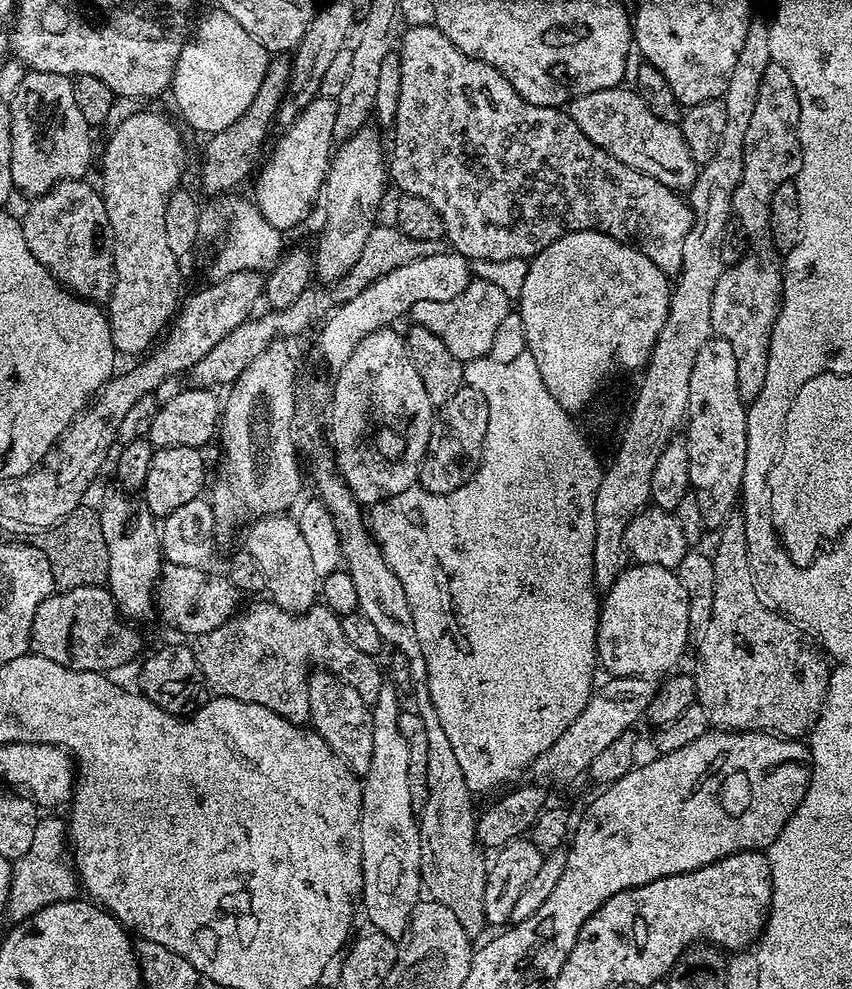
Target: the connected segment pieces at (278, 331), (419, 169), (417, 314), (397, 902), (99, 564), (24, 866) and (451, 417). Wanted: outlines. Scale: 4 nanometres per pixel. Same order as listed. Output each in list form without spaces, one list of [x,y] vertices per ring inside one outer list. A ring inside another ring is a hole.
[[[309,286],[295,304],[288,308],[268,310],[265,316],[257,315],[242,321],[237,328],[230,330],[230,334],[226,334],[226,338],[222,338],[222,342],[218,342],[218,346],[214,346],[214,350],[210,350],[210,354],[206,354],[206,358],[202,358],[202,362],[190,369],[190,376],[196,379],[193,380],[195,387],[216,390],[219,389],[219,384],[235,384],[242,370],[246,370],[246,366],[250,366],[250,362],[254,362],[254,358],[258,358],[258,354],[266,350],[266,346],[270,346],[277,338],[296,336],[299,332],[306,331],[323,308],[323,294],[315,292],[315,287]]]
[[[413,24],[405,27],[404,41],[398,45],[400,54],[400,65],[402,66],[402,110],[396,116],[392,144],[390,140],[390,155],[386,160],[386,172],[401,189],[405,196],[417,196],[426,198],[434,210],[438,210],[438,218],[442,218],[444,223],[444,236],[449,240],[451,251],[459,252],[474,260],[516,260],[519,258],[531,258],[537,256],[550,242],[565,236],[567,232],[581,232],[590,230],[591,232],[605,232],[607,236],[612,236],[615,240],[621,240],[623,244],[633,244],[658,270],[662,270],[669,278],[675,277],[680,271],[682,262],[682,242],[686,242],[686,234],[690,232],[692,225],[692,209],[689,208],[687,199],[679,191],[667,188],[662,182],[640,173],[630,166],[624,165],[617,158],[612,157],[604,149],[600,149],[578,128],[572,121],[567,111],[560,108],[547,108],[546,106],[534,106],[526,102],[506,82],[506,78],[494,66],[486,62],[476,60],[472,56],[467,56],[442,30],[431,24]]]
[[[469,279],[468,285],[456,298],[445,301],[419,301],[414,304],[410,316],[416,320],[419,327],[426,328],[438,334],[442,342],[462,362],[477,360],[480,356],[487,356],[492,351],[494,334],[502,324],[502,318],[510,311],[510,301],[506,294],[494,286],[494,282]]]
[[[392,682],[381,683],[378,690],[378,698],[372,703],[372,721],[374,722],[374,750],[370,753],[370,770],[362,778],[362,806],[360,807],[360,841],[362,842],[362,912],[368,915],[368,920],[375,931],[386,934],[390,939],[400,942],[404,939],[404,931],[408,929],[408,923],[412,920],[412,911],[414,906],[419,904],[422,899],[422,881],[420,878],[420,859],[422,858],[422,846],[420,845],[420,825],[418,823],[418,812],[414,807],[412,809],[412,776],[414,771],[412,762],[412,751],[406,742],[406,738],[402,738],[402,730],[400,729],[400,713],[402,705],[400,705],[400,696],[396,693],[397,685]]]
[[[88,507],[76,508],[65,520],[43,533],[42,547],[50,562],[52,583],[57,589],[67,590],[95,584],[103,585],[107,581],[110,558],[106,538],[102,538],[100,513],[95,507]]]
[[[56,814],[45,816],[48,816],[45,820],[43,817],[36,821],[34,842],[30,845],[30,850],[26,850],[26,854],[22,854],[22,858],[12,865],[10,896],[6,905],[9,921],[12,922],[26,922],[46,906],[63,900],[75,900],[78,896],[78,873],[69,857],[68,860],[64,857],[70,833],[61,817],[59,820]]]
[[[459,388],[445,404],[439,405],[432,418],[430,442],[420,467],[419,487],[442,494],[467,482],[480,465],[486,442],[486,422],[490,422],[490,406],[476,388]]]

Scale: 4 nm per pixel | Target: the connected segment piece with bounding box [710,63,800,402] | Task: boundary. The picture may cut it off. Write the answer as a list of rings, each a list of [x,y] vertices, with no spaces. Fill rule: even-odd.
[[[768,64],[762,74],[762,86],[758,86],[758,102],[754,102],[750,126],[746,129],[742,178],[732,195],[732,216],[740,219],[738,227],[750,247],[737,264],[725,267],[723,274],[718,278],[718,286],[714,286],[710,306],[713,333],[717,337],[724,337],[734,350],[734,359],[738,366],[738,394],[746,402],[756,400],[762,390],[762,382],[766,382],[772,327],[780,313],[780,299],[784,296],[782,256],[772,247],[772,235],[768,233],[768,207],[770,198],[774,198],[774,190],[778,190],[782,182],[795,178],[800,169],[800,140],[796,136],[799,113],[798,94],[794,90],[794,82],[790,82],[790,74],[786,74],[782,66]]]

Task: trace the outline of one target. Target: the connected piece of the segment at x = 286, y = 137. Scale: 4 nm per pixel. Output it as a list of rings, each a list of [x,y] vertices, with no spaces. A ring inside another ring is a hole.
[[[316,96],[298,114],[293,124],[287,125],[280,136],[280,141],[272,148],[272,153],[267,153],[266,159],[259,165],[256,180],[256,196],[254,203],[258,210],[262,210],[262,218],[275,228],[287,230],[296,228],[312,212],[312,203],[321,199],[324,190],[324,179],[328,173],[328,161],[334,151],[334,118],[336,117],[336,102],[333,97]]]

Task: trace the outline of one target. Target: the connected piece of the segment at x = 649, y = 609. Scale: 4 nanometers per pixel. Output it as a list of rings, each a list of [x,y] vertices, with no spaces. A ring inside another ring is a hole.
[[[633,563],[603,593],[596,626],[596,659],[609,677],[652,678],[655,672],[664,674],[676,668],[688,648],[688,635],[688,595],[675,571],[658,564]]]

